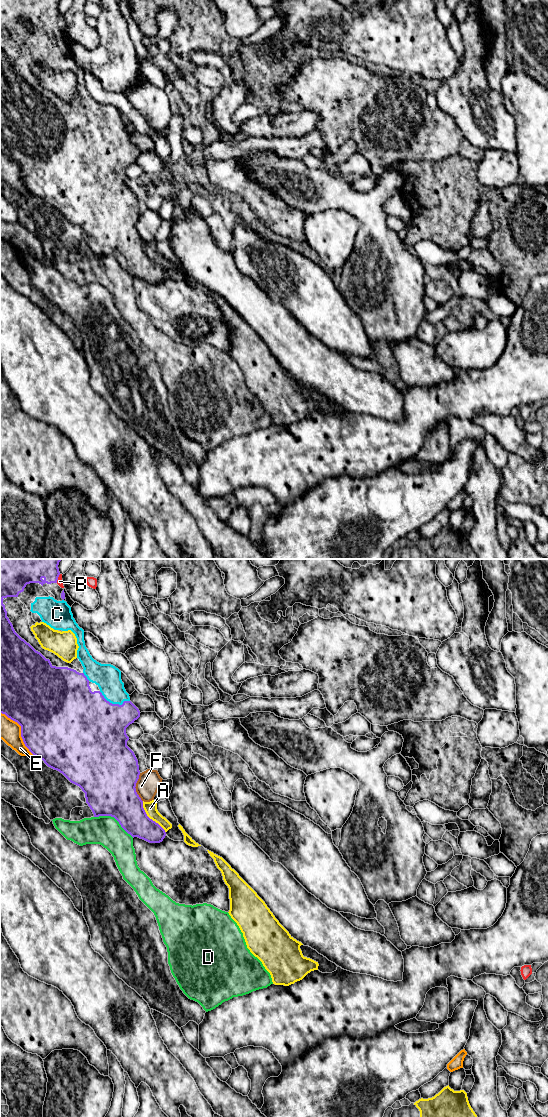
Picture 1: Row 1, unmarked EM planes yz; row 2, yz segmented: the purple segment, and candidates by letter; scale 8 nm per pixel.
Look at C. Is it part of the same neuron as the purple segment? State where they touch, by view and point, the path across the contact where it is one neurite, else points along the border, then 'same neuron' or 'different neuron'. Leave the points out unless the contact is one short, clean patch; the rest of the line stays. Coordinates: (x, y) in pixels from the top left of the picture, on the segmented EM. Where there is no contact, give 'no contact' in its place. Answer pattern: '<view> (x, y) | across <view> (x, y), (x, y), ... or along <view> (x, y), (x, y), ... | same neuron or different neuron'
yz (114, 704) | same neuron

